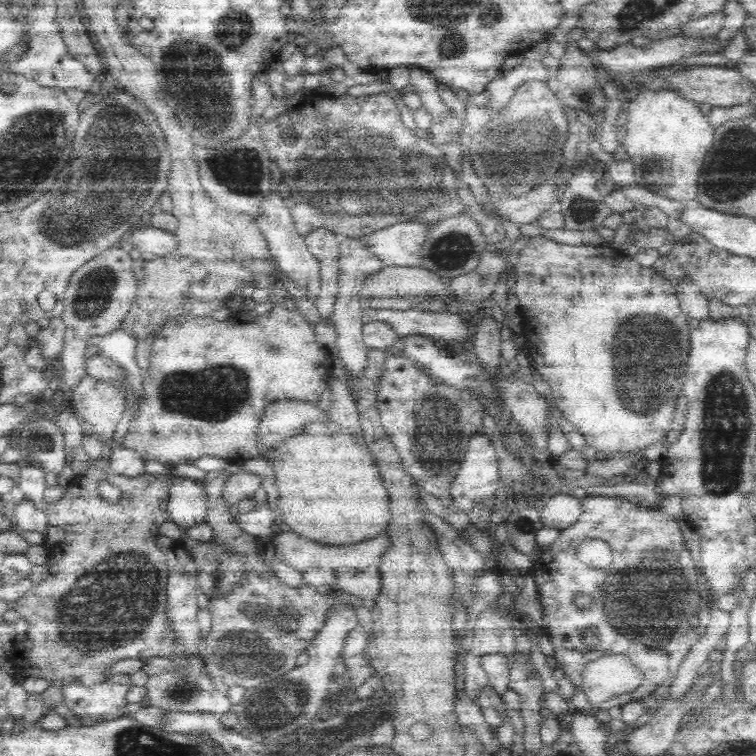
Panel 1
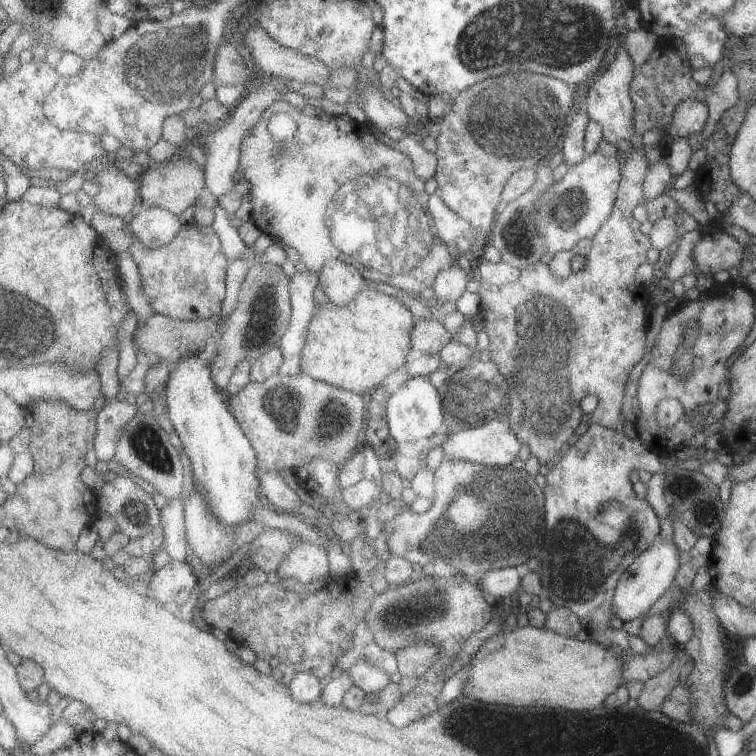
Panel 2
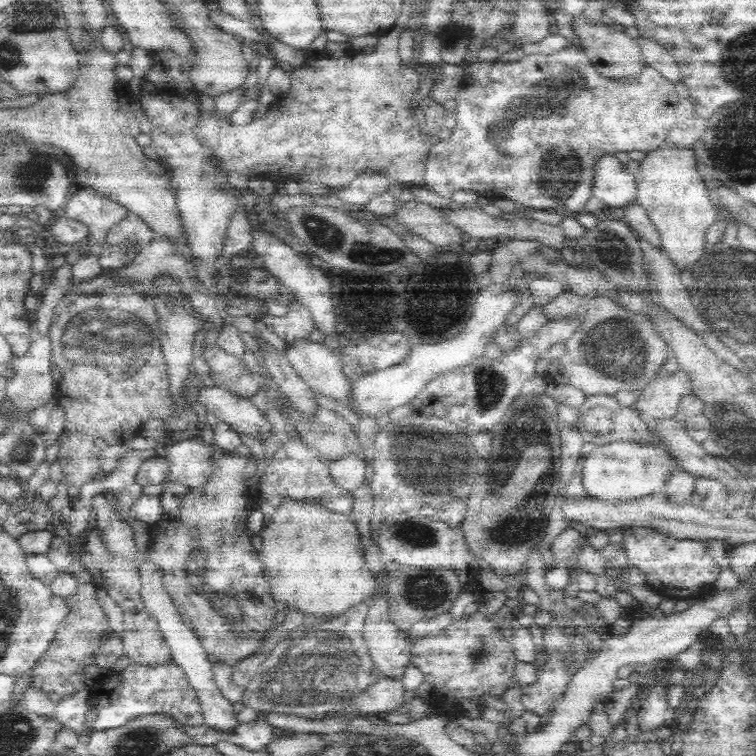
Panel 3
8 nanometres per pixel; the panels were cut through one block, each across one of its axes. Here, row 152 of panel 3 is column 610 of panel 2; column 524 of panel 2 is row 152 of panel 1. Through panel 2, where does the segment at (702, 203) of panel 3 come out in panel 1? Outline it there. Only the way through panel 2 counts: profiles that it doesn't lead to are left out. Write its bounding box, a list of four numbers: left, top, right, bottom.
[622,86,716,200]

